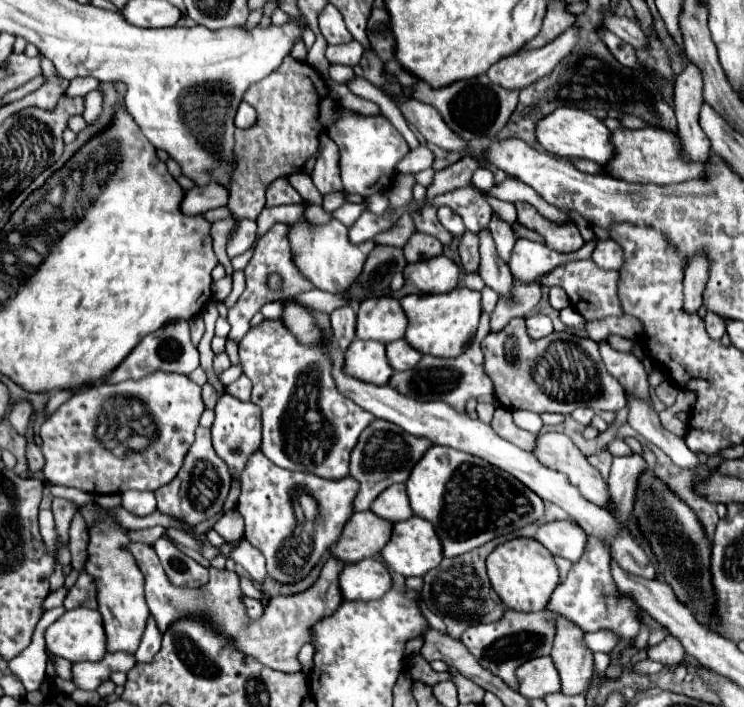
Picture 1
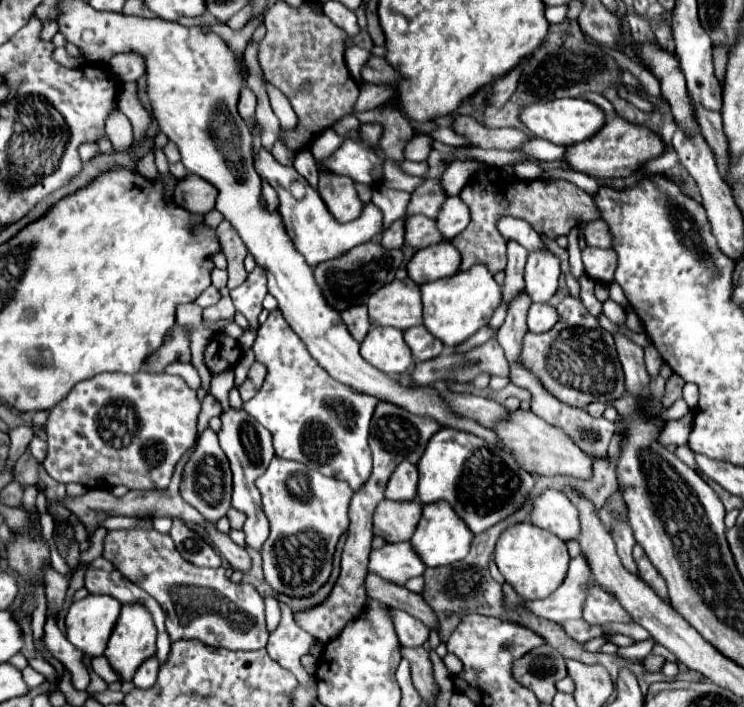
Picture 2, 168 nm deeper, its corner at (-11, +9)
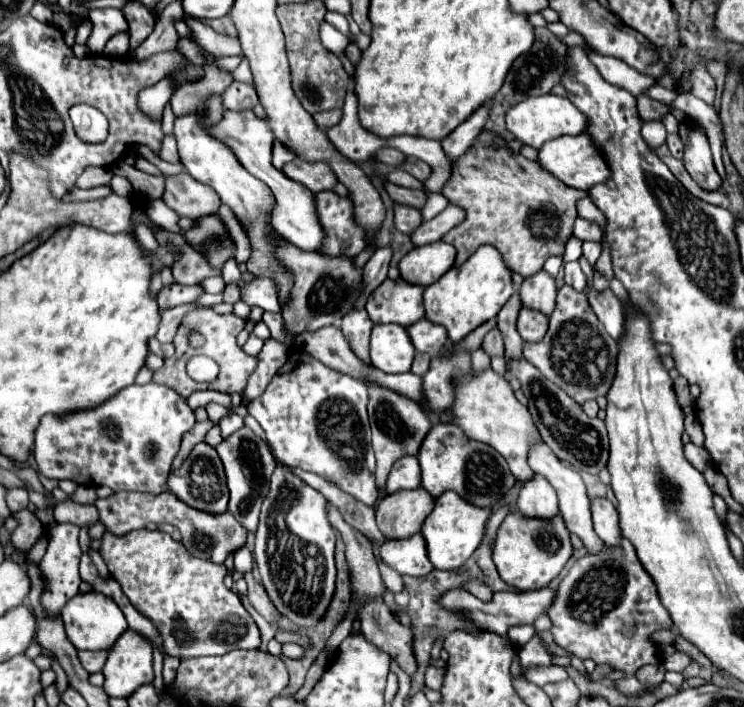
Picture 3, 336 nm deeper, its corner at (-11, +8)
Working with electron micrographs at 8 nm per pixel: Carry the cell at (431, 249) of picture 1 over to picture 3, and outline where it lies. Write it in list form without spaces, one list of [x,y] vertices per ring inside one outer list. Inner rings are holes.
[[[393,205],[393,213],[395,213],[395,227],[407,235],[411,235],[411,231],[415,231],[415,227],[419,227],[421,223],[421,211],[409,205]]]

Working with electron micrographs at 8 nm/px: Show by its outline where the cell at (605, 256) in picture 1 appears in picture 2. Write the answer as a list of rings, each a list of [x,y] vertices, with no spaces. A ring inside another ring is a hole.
[[[595,220],[595,224],[585,224],[583,226],[583,234],[589,246],[597,246],[597,248],[613,248],[613,238],[611,232],[607,228],[605,220]]]

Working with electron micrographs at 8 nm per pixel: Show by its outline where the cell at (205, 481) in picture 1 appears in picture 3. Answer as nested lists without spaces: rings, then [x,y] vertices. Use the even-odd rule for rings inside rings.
[[[197,443],[193,447],[193,451],[181,463],[181,467],[175,469],[169,475],[167,489],[171,493],[175,493],[181,501],[185,501],[187,505],[191,505],[195,509],[203,509],[203,511],[209,511],[209,513],[223,513],[223,511],[227,511],[229,489],[227,489],[227,481],[225,481],[223,463],[221,463],[217,451],[211,445],[207,445],[207,443]]]

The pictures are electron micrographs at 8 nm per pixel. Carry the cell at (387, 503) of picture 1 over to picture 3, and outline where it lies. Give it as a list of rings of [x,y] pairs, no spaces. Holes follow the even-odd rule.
[[[405,455],[397,459],[387,479],[387,491],[395,493],[399,489],[415,489],[419,485],[421,485],[421,467],[417,457]]]

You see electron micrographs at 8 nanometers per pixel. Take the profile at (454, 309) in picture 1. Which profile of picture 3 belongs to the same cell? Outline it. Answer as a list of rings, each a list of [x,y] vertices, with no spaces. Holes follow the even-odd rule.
[[[481,245],[463,267],[451,267],[439,281],[425,289],[425,311],[427,319],[439,323],[447,329],[453,343],[461,341],[473,329],[483,325],[489,319],[495,319],[499,309],[513,295],[511,271],[505,265],[501,253],[491,245]]]

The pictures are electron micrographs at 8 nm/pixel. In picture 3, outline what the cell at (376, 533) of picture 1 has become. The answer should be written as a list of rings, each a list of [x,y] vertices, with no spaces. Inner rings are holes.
[[[399,489],[387,495],[377,507],[377,527],[385,539],[405,539],[417,533],[425,517],[435,507],[435,499],[423,489]]]

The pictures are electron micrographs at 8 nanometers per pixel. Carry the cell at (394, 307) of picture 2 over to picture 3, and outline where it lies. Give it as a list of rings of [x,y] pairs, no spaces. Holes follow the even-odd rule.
[[[385,279],[375,293],[367,299],[367,313],[377,323],[399,323],[409,327],[425,317],[423,309],[423,287],[411,285],[403,279]]]

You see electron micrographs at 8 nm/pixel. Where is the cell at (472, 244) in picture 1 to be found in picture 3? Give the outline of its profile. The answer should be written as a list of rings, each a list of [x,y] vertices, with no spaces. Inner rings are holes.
[[[497,135],[495,143],[491,145],[483,145],[479,139],[473,141],[469,151],[463,155],[463,161],[459,161],[459,165],[455,165],[455,169],[451,171],[451,177],[443,185],[441,195],[447,197],[451,205],[459,205],[465,211],[465,219],[443,235],[443,241],[457,249],[455,265],[463,265],[463,261],[467,261],[467,257],[471,257],[471,253],[475,253],[479,245],[489,243],[503,253],[503,259],[511,271],[523,277],[531,277],[533,273],[539,273],[543,269],[547,257],[563,257],[565,243],[573,233],[571,225],[577,217],[575,203],[587,193],[563,185],[559,179],[541,169],[535,161],[513,153]]]

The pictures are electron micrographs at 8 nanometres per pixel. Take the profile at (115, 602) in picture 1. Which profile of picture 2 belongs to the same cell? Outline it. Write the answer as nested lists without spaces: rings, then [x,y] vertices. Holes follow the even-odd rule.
[[[139,602],[123,604],[117,624],[113,628],[113,634],[109,638],[105,656],[107,656],[109,664],[113,666],[113,670],[121,676],[121,680],[131,680],[135,674],[135,668],[139,668],[139,664],[155,652],[155,640],[157,640],[157,628],[153,624],[153,618],[151,618],[151,612],[147,610],[147,606],[143,606]]]

